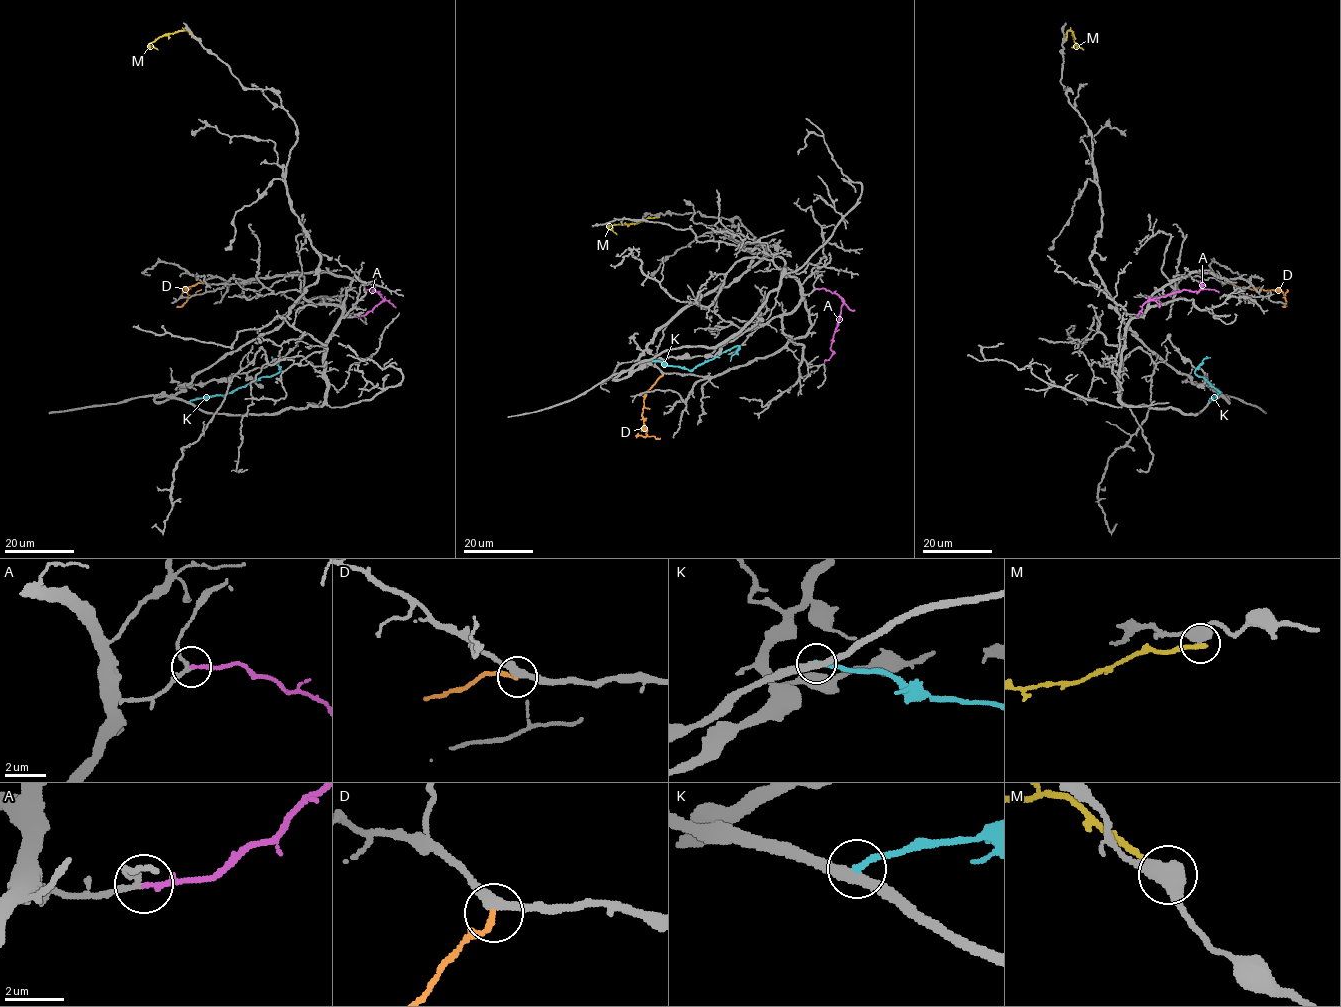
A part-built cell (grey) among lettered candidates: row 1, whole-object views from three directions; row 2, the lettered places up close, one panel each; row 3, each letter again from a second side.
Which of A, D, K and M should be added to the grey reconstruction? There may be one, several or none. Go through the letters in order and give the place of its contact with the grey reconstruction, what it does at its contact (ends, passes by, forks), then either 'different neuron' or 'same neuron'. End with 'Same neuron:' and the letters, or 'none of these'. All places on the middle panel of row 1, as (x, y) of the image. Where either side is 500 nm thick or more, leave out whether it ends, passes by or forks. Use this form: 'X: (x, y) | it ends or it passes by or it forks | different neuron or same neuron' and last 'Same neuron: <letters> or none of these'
A: (815, 289) | it ends | same neuron
D: (663, 374) | it ends | different neuron
K: (648, 359) | it ends | different neuron
M: (658, 216) | it ends | different neuron
Same neuron: A

